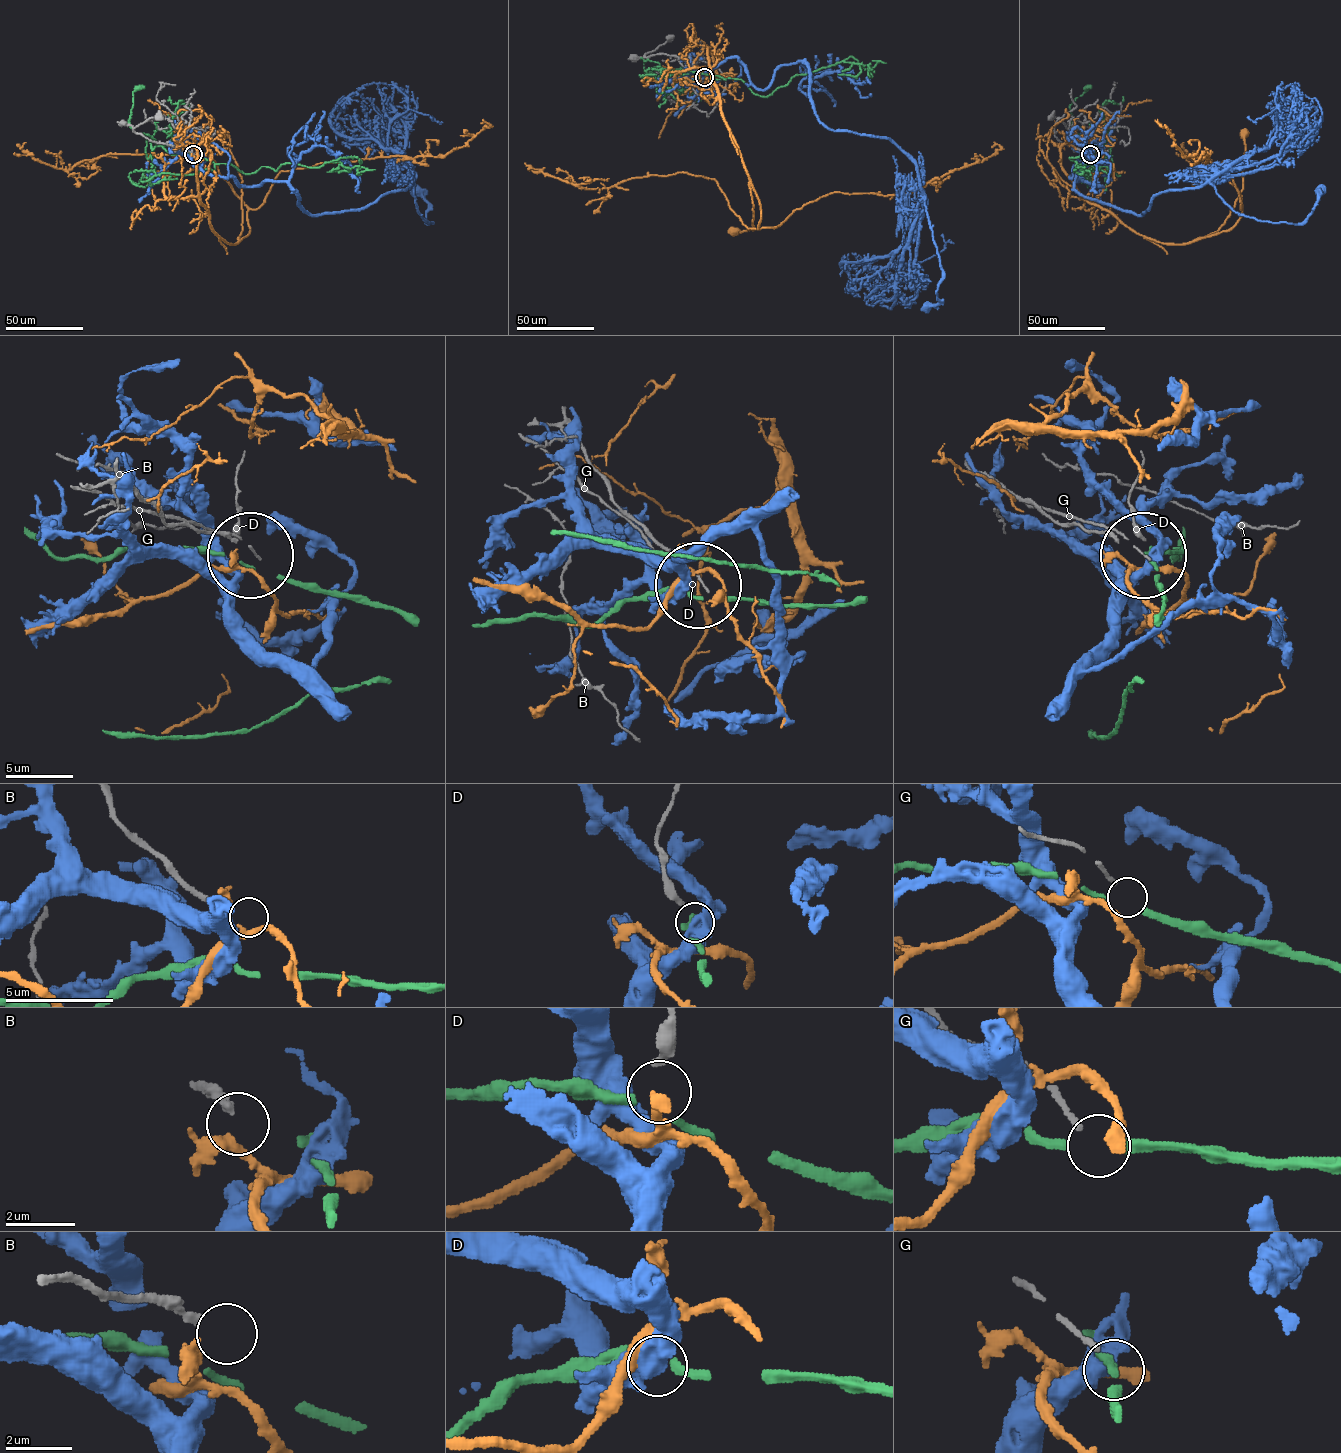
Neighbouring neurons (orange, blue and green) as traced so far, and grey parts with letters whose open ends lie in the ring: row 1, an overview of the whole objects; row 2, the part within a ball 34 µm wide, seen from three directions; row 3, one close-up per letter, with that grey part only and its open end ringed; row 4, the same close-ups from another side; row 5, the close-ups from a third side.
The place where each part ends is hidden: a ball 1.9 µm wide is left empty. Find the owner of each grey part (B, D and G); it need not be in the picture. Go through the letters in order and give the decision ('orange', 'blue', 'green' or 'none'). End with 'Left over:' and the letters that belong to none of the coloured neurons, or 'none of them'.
B: none
D: none
G: none
Left over: B, D, G

